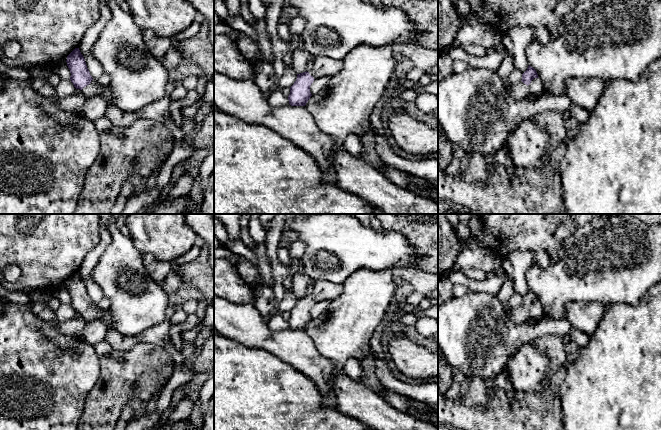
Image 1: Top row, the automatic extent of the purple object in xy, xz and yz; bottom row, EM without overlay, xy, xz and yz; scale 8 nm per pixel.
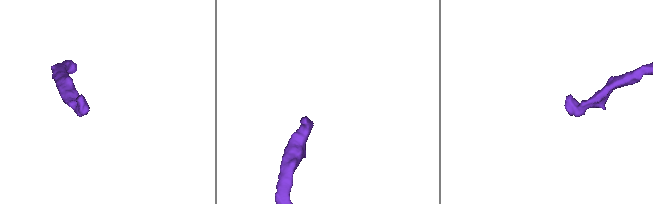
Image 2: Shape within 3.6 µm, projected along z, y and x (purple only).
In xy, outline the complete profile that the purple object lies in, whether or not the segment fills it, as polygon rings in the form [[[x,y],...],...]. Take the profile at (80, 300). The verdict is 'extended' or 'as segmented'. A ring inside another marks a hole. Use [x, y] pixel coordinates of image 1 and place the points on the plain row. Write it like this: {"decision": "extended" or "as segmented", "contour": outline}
{"decision": "extended", "contour": [[[75,272],[67,280],[66,286],[71,297],[71,306],[86,322],[99,321],[105,324],[108,331],[114,329],[112,312],[109,308],[101,309],[92,302],[79,272]]]}

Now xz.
{"decision": "extended", "contour": [[[326,279],[316,280],[313,283],[313,293],[309,296],[297,298],[297,303],[290,311],[288,320],[291,330],[305,330],[310,321],[310,310],[315,303],[336,299],[343,290],[342,284],[335,284]]]}

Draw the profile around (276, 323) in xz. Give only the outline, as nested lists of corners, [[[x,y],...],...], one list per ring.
[[[280,313],[273,316],[267,322],[267,325],[268,325],[269,329],[272,331],[282,331],[282,330],[290,329],[288,321],[284,320]]]

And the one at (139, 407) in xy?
[[[131,399],[129,402],[130,406],[134,410],[135,418],[146,414],[147,404],[139,399]]]

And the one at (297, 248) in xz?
[[[298,239],[291,244],[289,249],[292,261],[299,260],[305,252],[306,244],[304,241]]]

